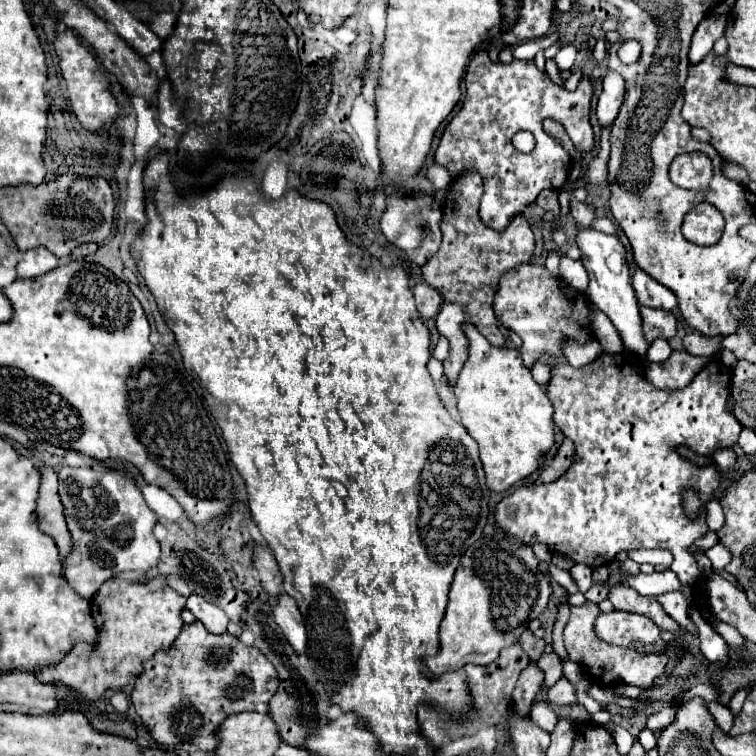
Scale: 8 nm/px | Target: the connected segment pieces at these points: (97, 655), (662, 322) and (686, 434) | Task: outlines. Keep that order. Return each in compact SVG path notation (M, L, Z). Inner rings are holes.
M158 574L150 582L126 582L110 578L102 584L98 594L90 600L92 618L98 630L94 644L76 642L76 646L62 658L58 666L40 670L40 682L54 682L74 688L84 700L98 700L108 688L120 690L142 672L142 664L156 654L158 648L168 648L176 640L184 622L180 618L186 598L166 586L164 576Z
M640 306L640 314L646 342L654 342L656 338L672 338L676 334L676 316L672 312Z
M604 352L580 370L574 370L570 364L556 364L550 374L546 392L554 404L554 424L576 446L572 466L550 484L524 484L508 494L508 498L504 496L494 512L496 524L528 546L536 542L546 544L550 552L570 556L576 564L586 564L592 570L608 564L622 550L666 548L674 554L672 572L678 574L678 580L686 586L694 584L700 570L692 546L708 532L706 504L716 498L722 478L714 462L700 468L678 456L674 446L690 446L690 450L706 452L712 458L716 450L732 448L738 442L742 424L726 406L730 400L732 368L712 360L680 390L656 388L646 378L638 358L628 352ZM684 490L694 490L700 496L702 510L694 520L684 512Z

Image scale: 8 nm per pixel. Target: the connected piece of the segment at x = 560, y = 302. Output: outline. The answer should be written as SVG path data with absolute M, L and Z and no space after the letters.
M520 264L516 270L504 274L494 298L494 312L506 328L514 330L522 338L524 344L520 354L528 368L544 354L560 356L560 342L564 338L574 338L578 342L592 338L586 296L564 284L560 278L550 276L544 266Z

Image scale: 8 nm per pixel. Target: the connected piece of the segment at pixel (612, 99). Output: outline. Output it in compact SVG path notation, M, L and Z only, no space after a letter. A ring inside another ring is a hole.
M608 70L608 74L602 80L602 94L598 98L598 106L596 106L596 116L600 120L602 126L610 126L614 122L614 118L618 116L618 110L624 102L624 78L614 72Z

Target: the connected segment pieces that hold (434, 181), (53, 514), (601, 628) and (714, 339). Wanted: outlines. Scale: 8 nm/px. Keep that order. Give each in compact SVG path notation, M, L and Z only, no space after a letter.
M432 164L424 176L426 176L426 180L430 180L430 184L434 188L448 188L448 184L452 184L448 170L444 170L444 166L438 166L438 164Z
M44 464L40 470L40 492L36 500L36 516L38 516L40 530L54 538L61 559L65 559L72 542L70 542L70 532L66 528L62 504L58 498L58 476L56 470L48 464Z
M610 612L600 614L594 624L596 634L616 646L640 646L642 652L662 652L664 640L654 622L640 614L630 612Z
M692 330L684 336L682 342L684 342L686 352L690 352L694 356L714 356L720 352L722 336L704 336L704 334Z

